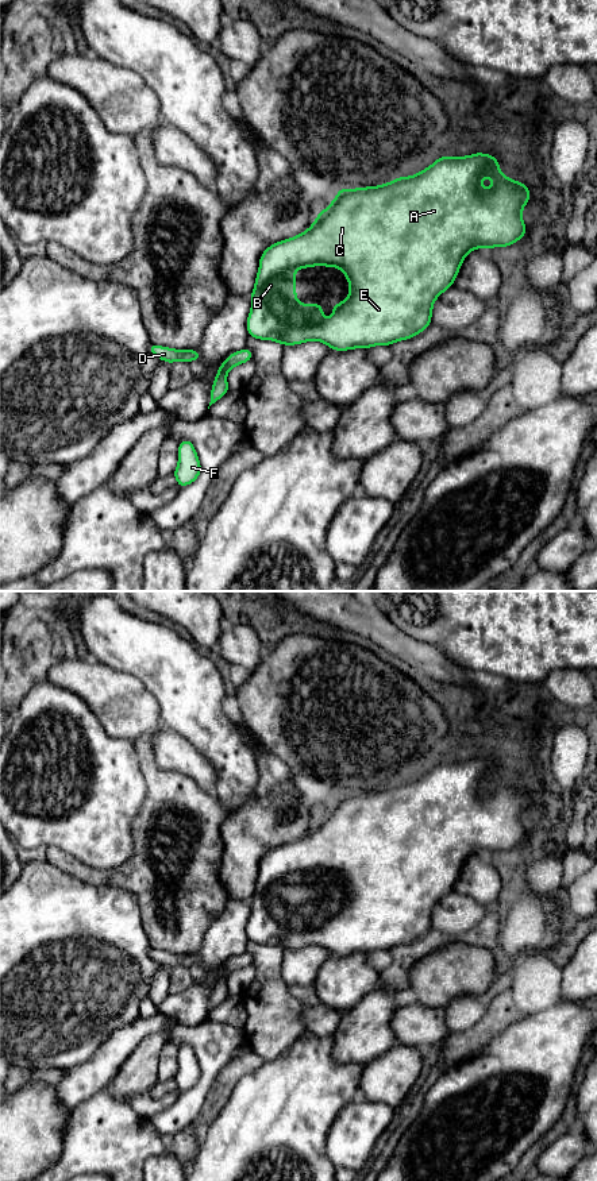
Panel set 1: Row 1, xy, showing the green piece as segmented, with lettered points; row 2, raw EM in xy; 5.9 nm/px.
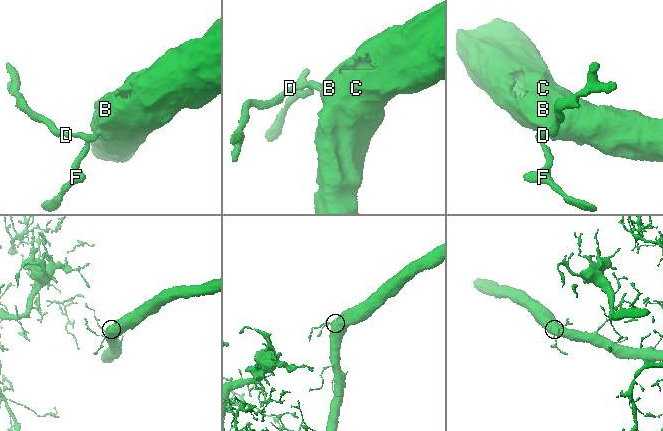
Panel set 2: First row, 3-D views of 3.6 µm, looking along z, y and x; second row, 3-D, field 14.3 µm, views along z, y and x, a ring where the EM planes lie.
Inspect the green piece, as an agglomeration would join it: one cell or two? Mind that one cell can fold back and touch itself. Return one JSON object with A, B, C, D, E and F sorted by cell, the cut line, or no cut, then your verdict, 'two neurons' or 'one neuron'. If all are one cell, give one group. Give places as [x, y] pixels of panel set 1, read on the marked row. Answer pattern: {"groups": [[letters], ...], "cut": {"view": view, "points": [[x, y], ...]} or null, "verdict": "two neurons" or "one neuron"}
{"groups": [["A", "B", "C", "D", "E", "F"]], "cut": null, "verdict": "one neuron"}

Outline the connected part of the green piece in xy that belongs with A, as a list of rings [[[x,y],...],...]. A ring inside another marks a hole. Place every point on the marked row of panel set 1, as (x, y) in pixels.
[[[475,153],[466,157],[446,157],[442,155],[432,165],[409,177],[398,177],[390,182],[378,186],[366,186],[355,189],[339,189],[332,202],[317,213],[312,225],[297,236],[270,244],[259,258],[259,269],[257,273],[253,293],[250,296],[251,309],[246,321],[246,328],[250,337],[259,340],[273,340],[282,346],[303,344],[311,340],[324,343],[330,350],[348,351],[354,348],[371,348],[374,346],[390,346],[400,340],[412,339],[431,325],[432,306],[436,298],[454,285],[463,259],[470,251],[484,247],[486,251],[493,247],[508,247],[520,240],[527,234],[525,223],[521,217],[525,204],[531,200],[531,192],[524,182],[517,182],[501,173],[498,159],[494,155]],[[488,175],[493,185],[485,190],[482,180]],[[315,266],[338,267],[343,271],[348,281],[348,297],[332,306],[332,317],[323,317],[321,304],[300,304],[296,296],[296,270]]]

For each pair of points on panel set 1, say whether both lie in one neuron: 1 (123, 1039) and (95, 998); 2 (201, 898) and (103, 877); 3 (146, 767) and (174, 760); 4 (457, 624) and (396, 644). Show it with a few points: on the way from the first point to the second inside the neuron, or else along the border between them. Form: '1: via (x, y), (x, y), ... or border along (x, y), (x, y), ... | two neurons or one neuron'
1: border along (138, 1017), (120, 1026), (95, 1052) | two neurons
2: via (177, 902), (156, 894), (139, 877), (127, 877) | one neuron
3: border along (150, 738), (154, 760), (161, 767), (187, 776) | two neurons
4: border along (388, 618), (401, 630), (435, 645), (442, 652) | two neurons

